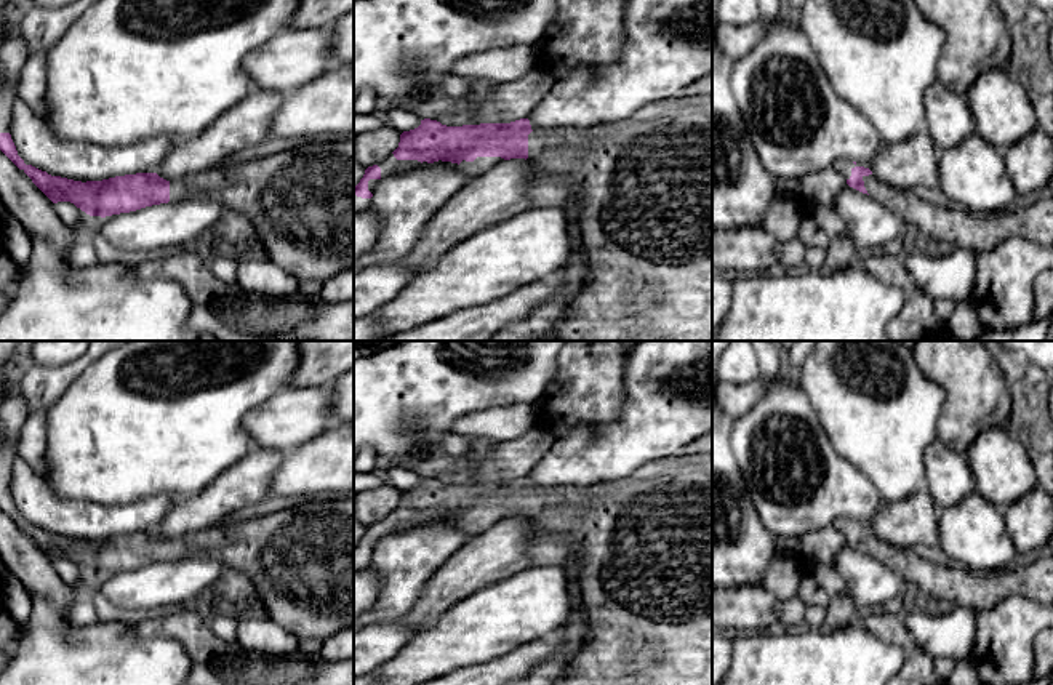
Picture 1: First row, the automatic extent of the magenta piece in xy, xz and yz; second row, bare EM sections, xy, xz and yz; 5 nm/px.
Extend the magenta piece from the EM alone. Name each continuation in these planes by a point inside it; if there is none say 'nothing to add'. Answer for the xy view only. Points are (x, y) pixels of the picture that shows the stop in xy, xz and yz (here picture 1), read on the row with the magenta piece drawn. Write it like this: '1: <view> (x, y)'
1: xy (13, 52)
2: xy (300, 199)

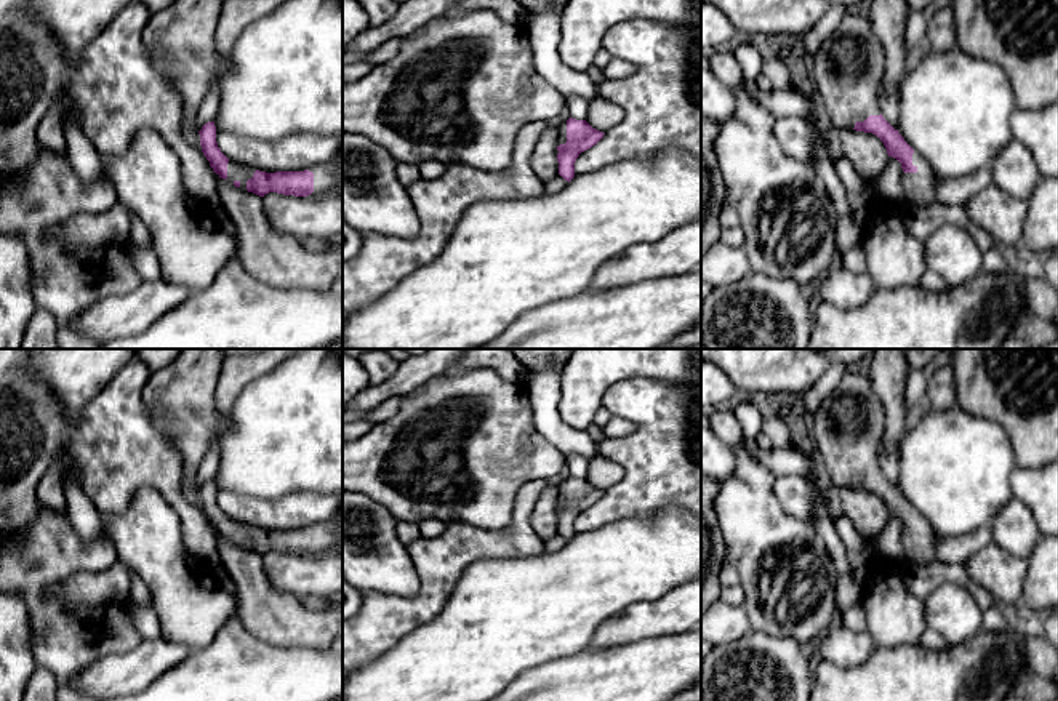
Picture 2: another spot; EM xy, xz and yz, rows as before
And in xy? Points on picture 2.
1: xy (236, 172)

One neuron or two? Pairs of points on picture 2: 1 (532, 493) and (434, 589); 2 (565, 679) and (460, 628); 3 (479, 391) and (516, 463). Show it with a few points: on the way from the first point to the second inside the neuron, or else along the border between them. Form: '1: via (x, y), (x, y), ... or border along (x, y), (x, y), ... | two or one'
1: via (519, 524), (500, 543), (476, 543), (460, 559) | one
2: border along (577, 653), (532, 668), (509, 684) | two
3: via (485, 408), (487, 434), (498, 445) | one

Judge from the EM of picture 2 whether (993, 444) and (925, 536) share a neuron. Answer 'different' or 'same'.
different

